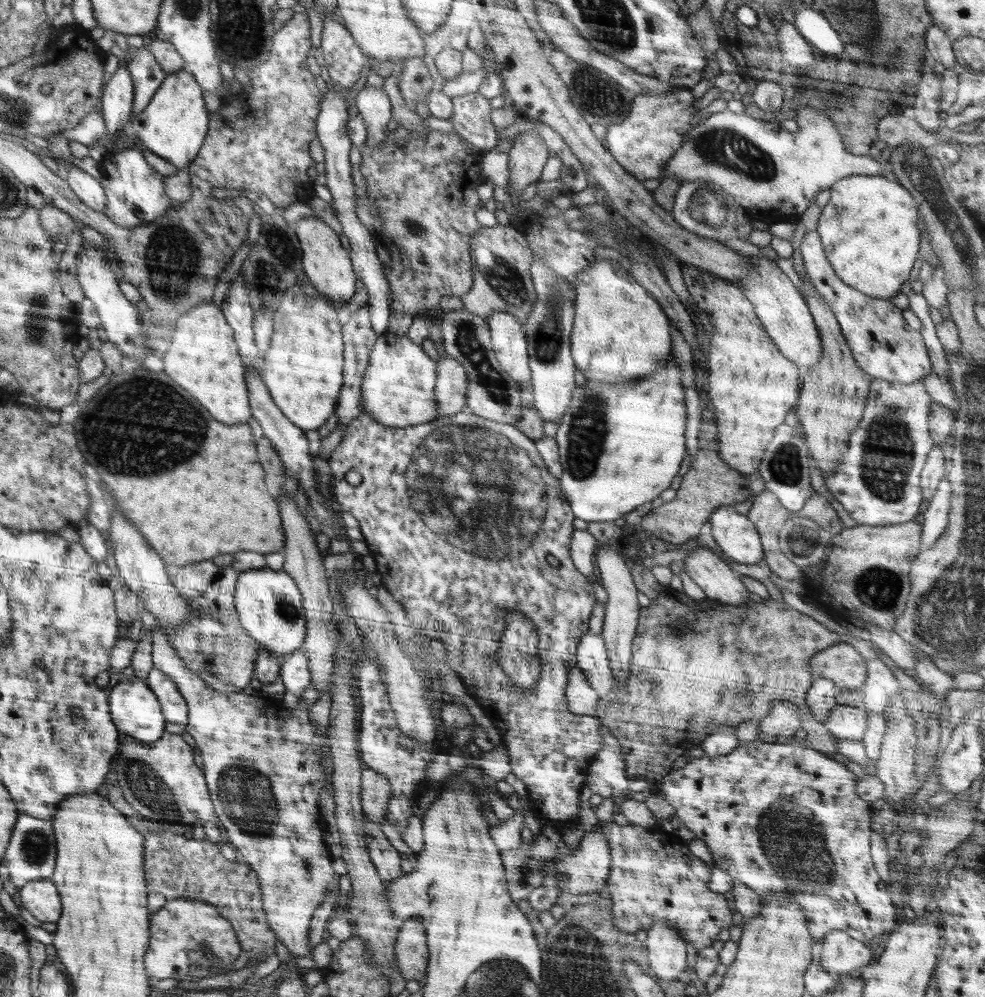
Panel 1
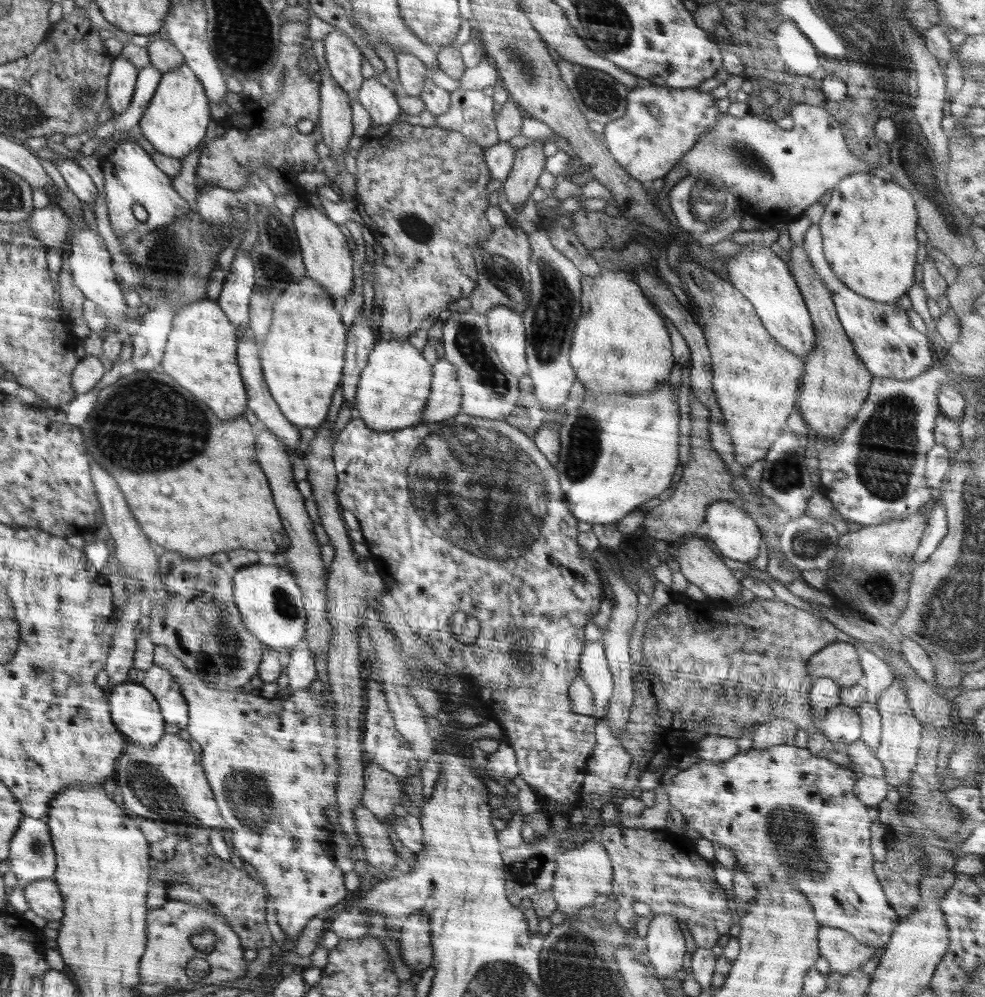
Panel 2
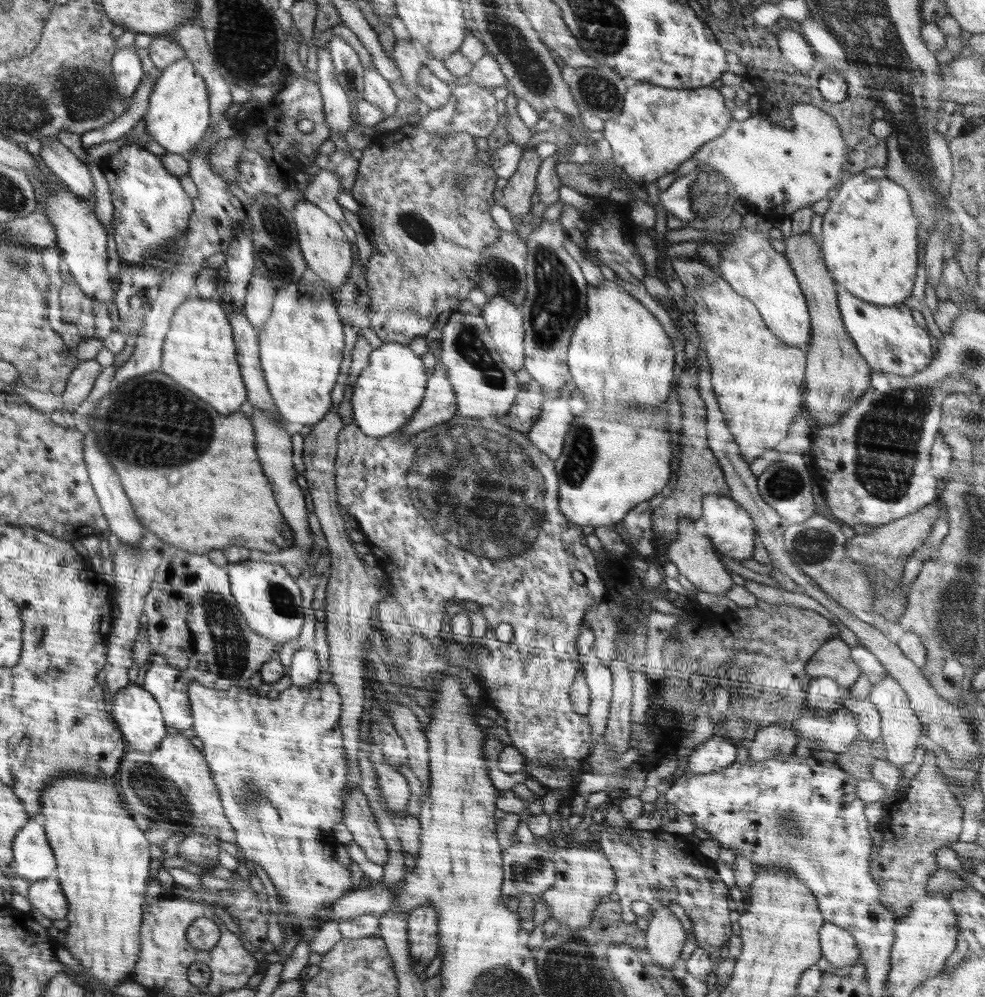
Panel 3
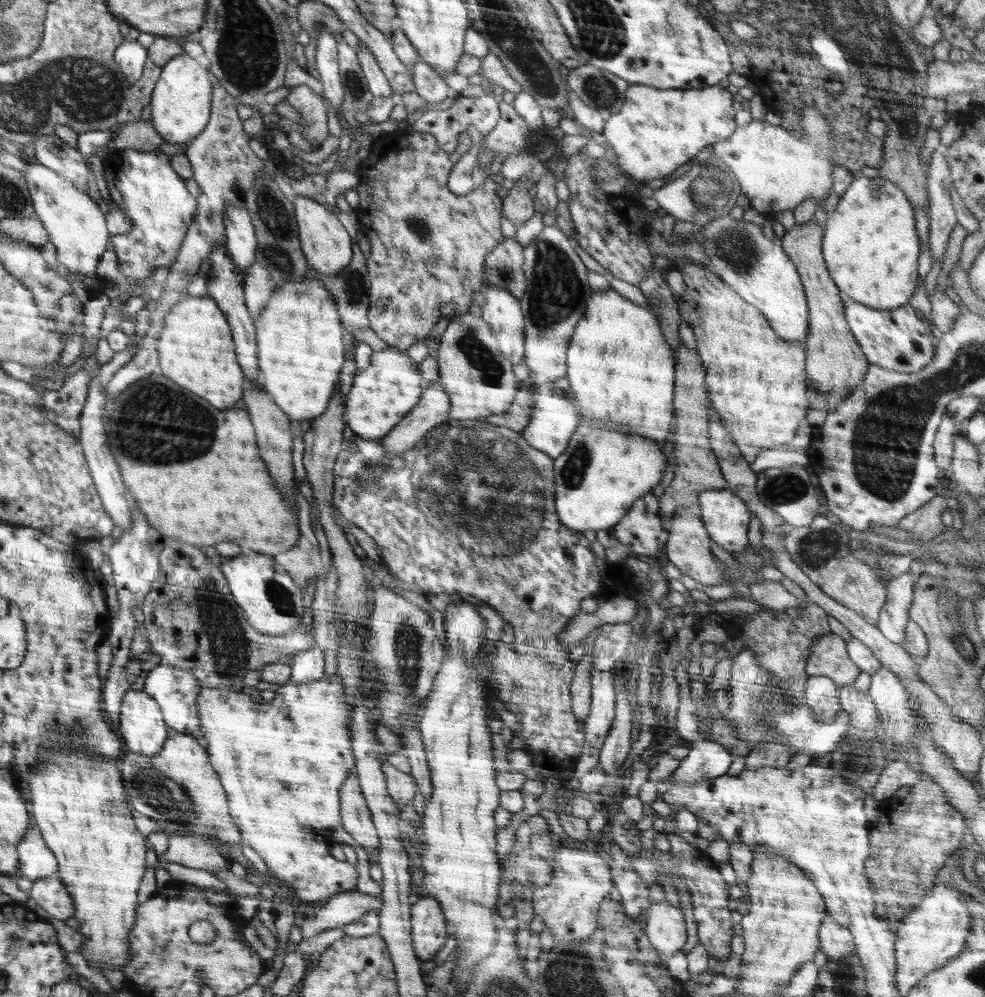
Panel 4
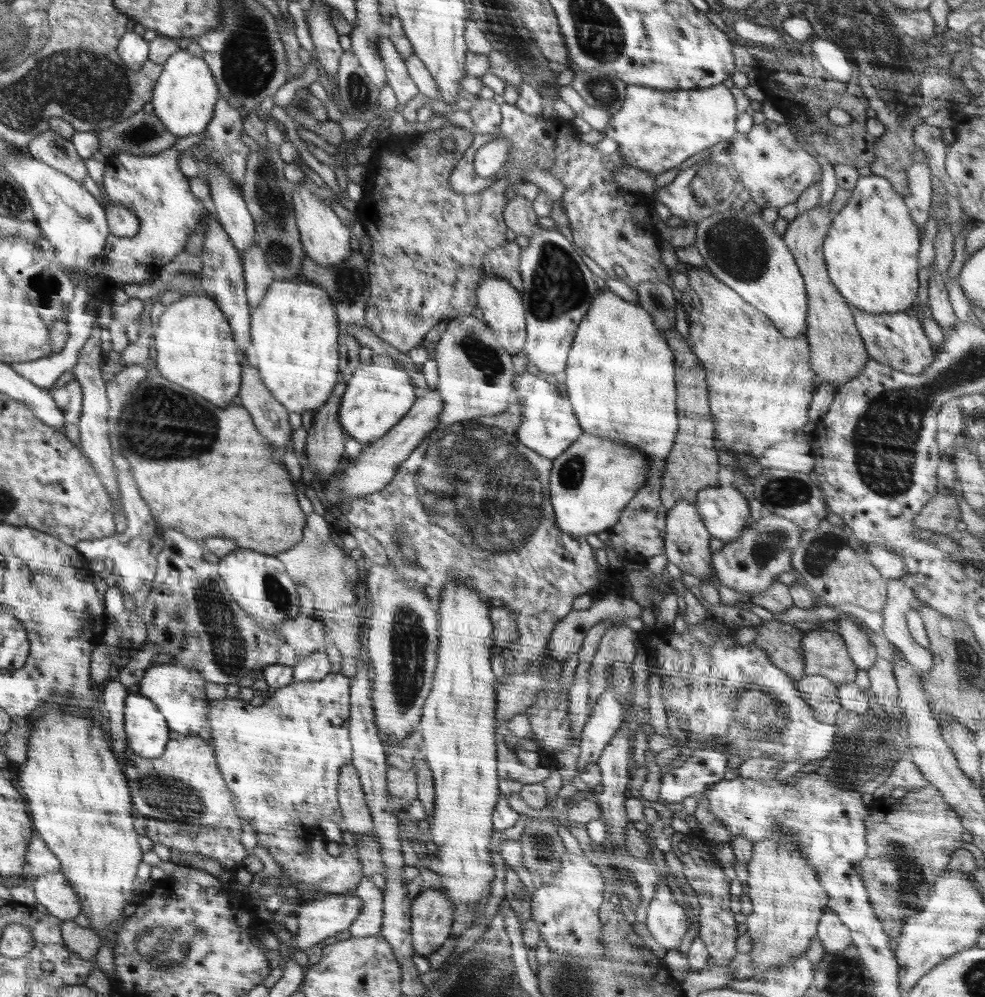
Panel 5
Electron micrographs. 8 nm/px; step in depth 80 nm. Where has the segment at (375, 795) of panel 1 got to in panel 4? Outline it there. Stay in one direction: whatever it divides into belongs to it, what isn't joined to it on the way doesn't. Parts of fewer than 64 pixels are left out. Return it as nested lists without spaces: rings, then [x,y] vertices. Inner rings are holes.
[[[382,751],[379,753],[378,760],[382,764],[388,794],[396,808],[401,810],[404,806],[410,804],[416,796],[417,784],[408,773],[397,770],[394,764],[389,764],[386,755]]]

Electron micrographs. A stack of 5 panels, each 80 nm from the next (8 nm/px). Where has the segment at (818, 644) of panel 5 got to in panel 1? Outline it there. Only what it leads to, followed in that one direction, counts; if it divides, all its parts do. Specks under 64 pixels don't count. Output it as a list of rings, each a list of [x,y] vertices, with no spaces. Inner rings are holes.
[[[836,643],[809,660],[809,671],[816,677],[830,679],[841,690],[856,690],[862,688],[867,677],[866,659],[848,643]]]

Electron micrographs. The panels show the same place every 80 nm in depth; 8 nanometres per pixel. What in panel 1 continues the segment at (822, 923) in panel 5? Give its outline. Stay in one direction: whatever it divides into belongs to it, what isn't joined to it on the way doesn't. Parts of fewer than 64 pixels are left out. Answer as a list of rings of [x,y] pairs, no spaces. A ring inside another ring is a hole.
[[[830,931],[821,940],[820,967],[830,974],[844,977],[871,963],[873,950],[844,931]]]

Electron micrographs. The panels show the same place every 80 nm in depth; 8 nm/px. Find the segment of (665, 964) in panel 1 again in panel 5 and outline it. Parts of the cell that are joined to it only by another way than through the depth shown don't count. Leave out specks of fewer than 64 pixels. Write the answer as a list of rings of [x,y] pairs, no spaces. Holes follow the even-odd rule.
[[[659,880],[647,908],[645,924],[652,938],[669,950],[678,949],[688,929],[687,916],[673,897],[670,882]]]

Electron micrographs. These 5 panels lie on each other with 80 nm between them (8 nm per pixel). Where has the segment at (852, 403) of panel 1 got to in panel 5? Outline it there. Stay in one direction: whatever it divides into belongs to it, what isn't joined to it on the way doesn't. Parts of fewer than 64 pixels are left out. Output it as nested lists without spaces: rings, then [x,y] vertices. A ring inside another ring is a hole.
[[[818,203],[814,208],[796,215],[794,220],[788,225],[786,232],[783,234],[783,239],[786,246],[790,249],[790,252],[793,254],[803,281],[805,282],[807,294],[807,329],[804,335],[807,338],[811,350],[810,364],[812,370],[816,373],[819,381],[824,380],[834,382],[834,384],[837,383],[838,388],[845,382],[856,377],[857,374],[860,374],[864,365],[870,358],[858,327],[856,326],[853,312],[843,296],[836,290],[836,286],[832,284],[827,271],[826,262],[824,262],[823,242],[828,234],[830,225],[832,224],[832,215],[833,212],[830,212],[830,210],[826,211],[826,208]]]

